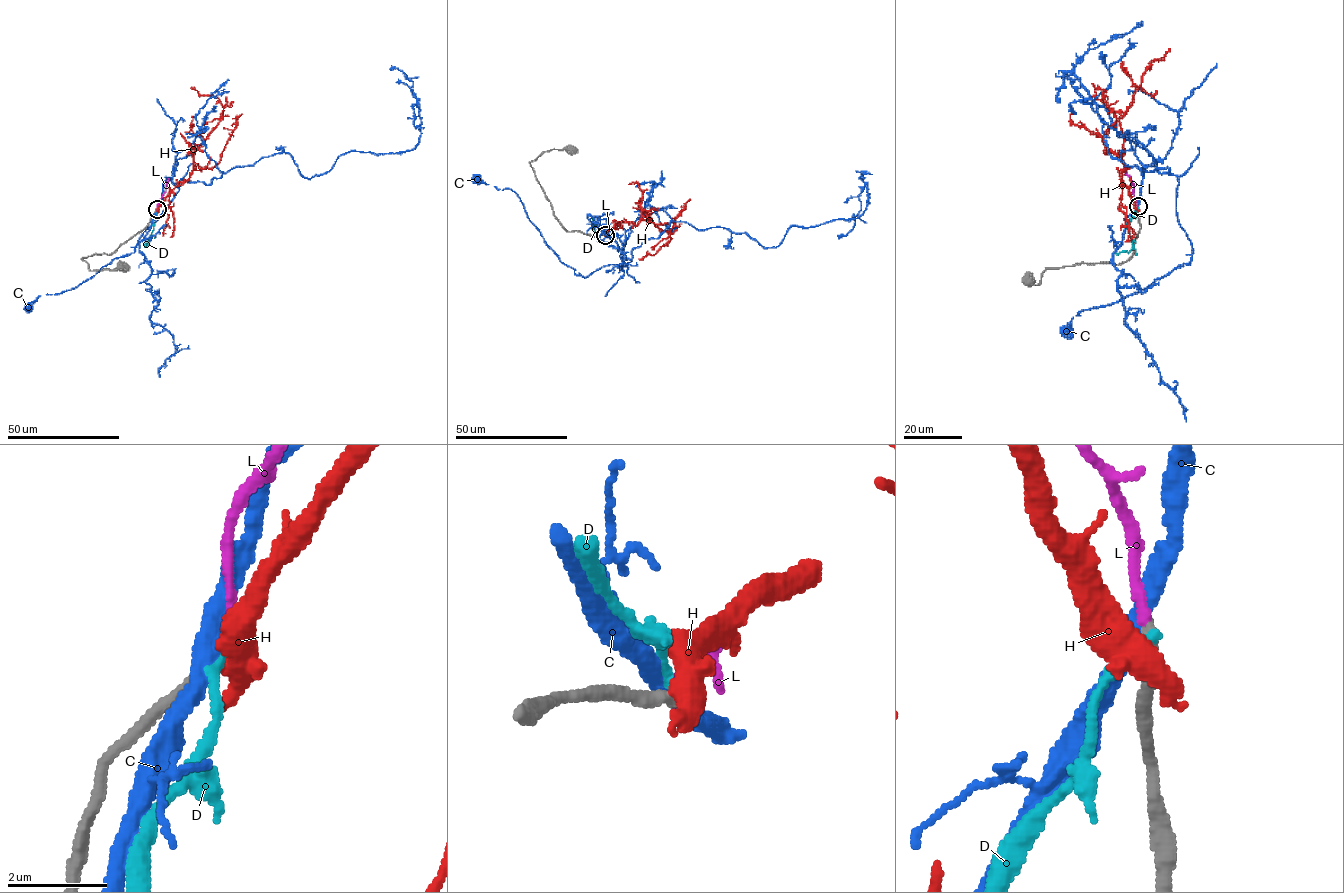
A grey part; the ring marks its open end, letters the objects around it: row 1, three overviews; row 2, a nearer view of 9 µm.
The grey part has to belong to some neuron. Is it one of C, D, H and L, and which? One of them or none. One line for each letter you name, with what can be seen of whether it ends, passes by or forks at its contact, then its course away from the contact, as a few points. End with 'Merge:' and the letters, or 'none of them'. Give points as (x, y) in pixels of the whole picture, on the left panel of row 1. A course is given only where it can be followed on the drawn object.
L: it ends | via (157, 210), (169, 178)
Merge: L

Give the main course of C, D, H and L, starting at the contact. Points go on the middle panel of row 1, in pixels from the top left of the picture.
C: (605, 235), (616, 242), (627, 266), (608, 265), (587, 277), (576, 275), (547, 245), (515, 192), (477, 179)
D: (605, 235), (601, 227), (597, 231), (592, 227), (592, 217)
H: (605, 235), (622, 222), (637, 224), (641, 208), (671, 239), (652, 255), (647, 254), (639, 259)
L: (605, 235), (617, 223)

